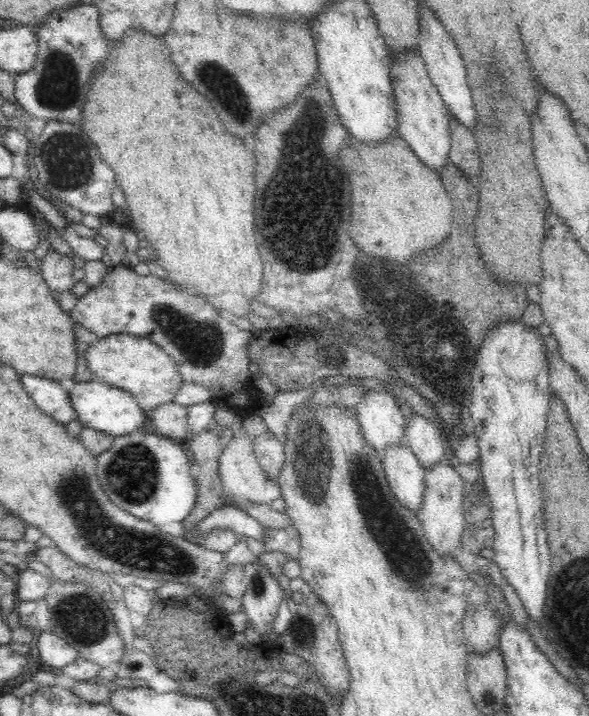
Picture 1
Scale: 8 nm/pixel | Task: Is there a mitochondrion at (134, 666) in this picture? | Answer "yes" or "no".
no

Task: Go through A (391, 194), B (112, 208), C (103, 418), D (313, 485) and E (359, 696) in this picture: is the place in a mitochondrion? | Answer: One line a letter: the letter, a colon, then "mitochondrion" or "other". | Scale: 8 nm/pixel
A: other
B: other
C: other
D: mitochondrion
E: other

